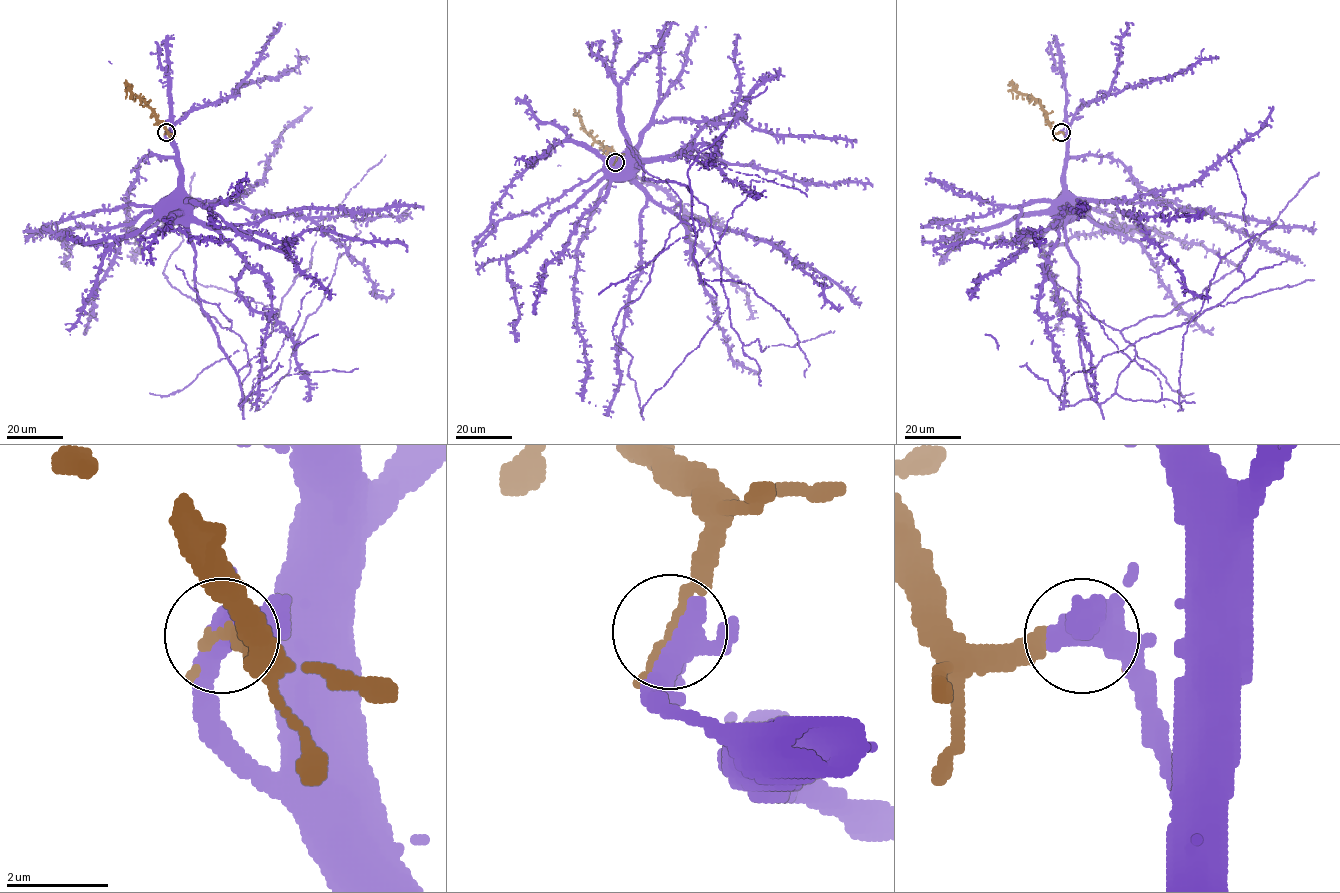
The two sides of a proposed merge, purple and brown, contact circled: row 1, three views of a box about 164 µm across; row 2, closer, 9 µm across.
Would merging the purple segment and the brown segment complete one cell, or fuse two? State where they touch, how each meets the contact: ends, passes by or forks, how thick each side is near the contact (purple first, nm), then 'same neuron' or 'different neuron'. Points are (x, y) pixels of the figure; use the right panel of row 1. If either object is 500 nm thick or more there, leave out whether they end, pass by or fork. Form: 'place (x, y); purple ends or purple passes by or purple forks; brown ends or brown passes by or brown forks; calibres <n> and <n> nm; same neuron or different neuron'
place (1061, 132); purple passes by; brown passes by; calibres 480 and 240 nm; same neuron

